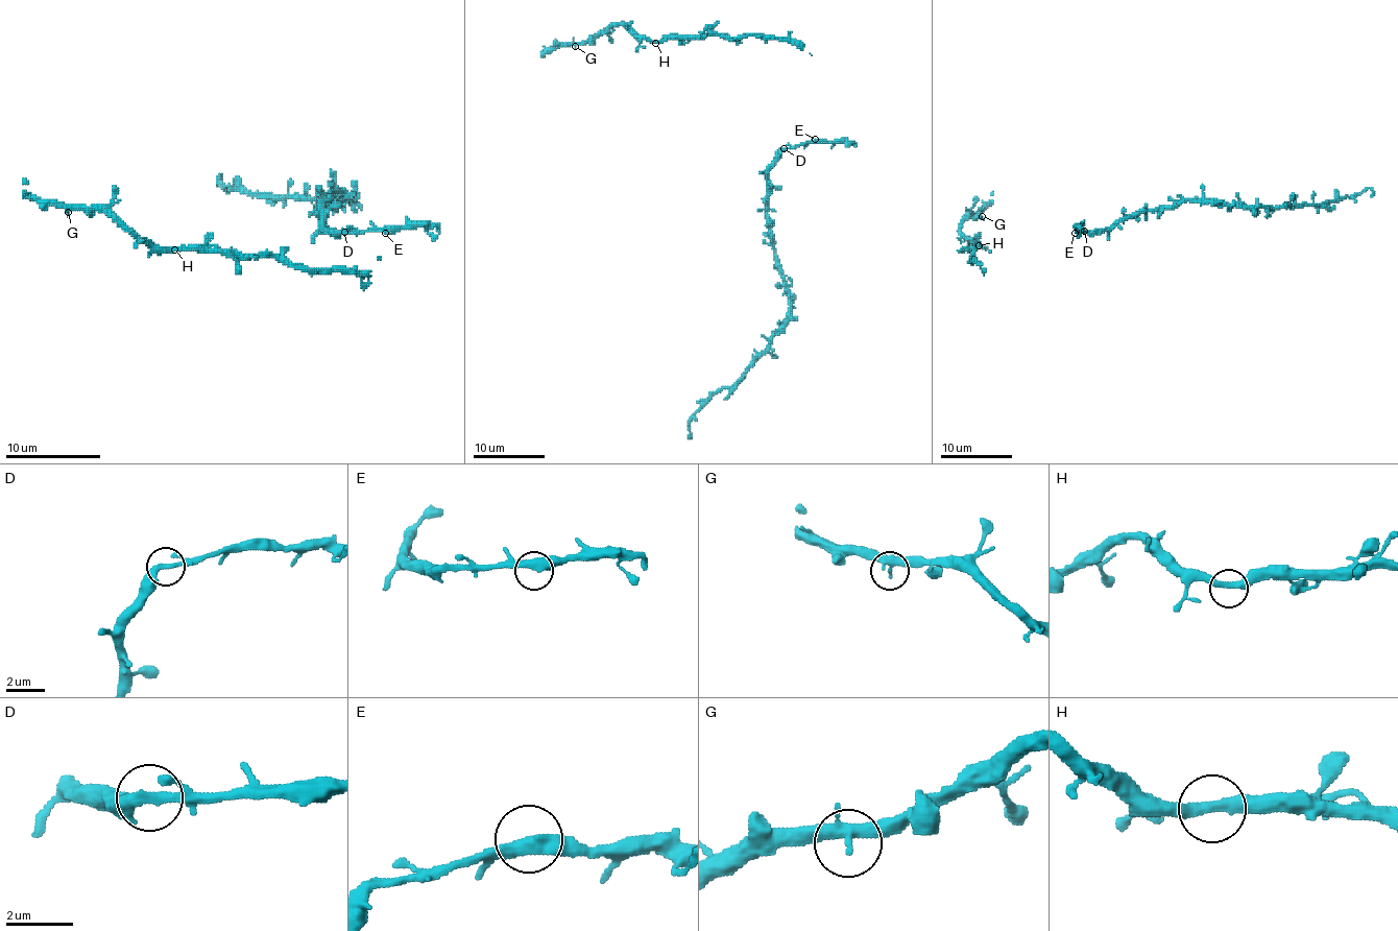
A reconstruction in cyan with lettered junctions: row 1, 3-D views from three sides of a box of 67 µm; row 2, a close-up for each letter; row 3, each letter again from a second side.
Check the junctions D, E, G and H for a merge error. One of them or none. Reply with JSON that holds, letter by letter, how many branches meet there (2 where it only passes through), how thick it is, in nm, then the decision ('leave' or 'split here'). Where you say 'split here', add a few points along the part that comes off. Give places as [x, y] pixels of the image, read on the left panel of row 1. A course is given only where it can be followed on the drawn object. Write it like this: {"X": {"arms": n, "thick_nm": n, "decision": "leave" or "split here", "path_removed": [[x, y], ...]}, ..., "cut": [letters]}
{"D": {"arms": 2, "thick_nm": 320, "decision": "leave"}, "E": {"arms": 2, "thick_nm": 440, "decision": "leave"}, "G": {"arms": 3, "thick_nm": 260, "decision": "leave"}, "H": {"arms": 2, "thick_nm": 360, "decision": "leave"}, "cut": []}

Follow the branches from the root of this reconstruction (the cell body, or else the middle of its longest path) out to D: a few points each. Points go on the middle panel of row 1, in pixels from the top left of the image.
D: (815, 139), (785, 148)

